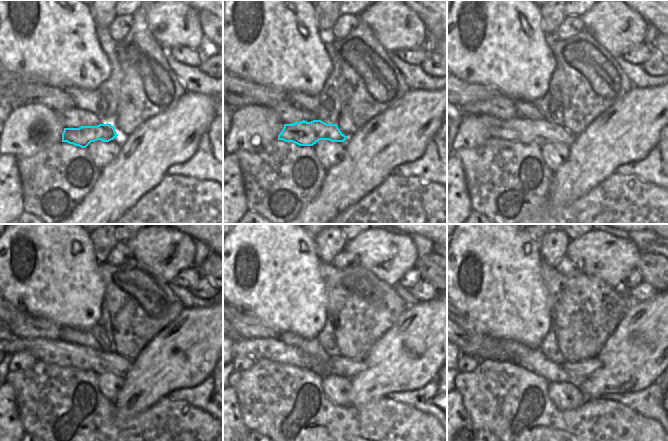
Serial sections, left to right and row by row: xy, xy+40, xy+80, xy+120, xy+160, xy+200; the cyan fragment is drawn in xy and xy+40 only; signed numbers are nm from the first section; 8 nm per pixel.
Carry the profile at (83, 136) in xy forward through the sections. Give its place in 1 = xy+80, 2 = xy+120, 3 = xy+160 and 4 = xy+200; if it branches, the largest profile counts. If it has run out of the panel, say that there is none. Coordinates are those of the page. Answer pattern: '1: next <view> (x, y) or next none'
1: next xy+80 (539, 132)
2: next xy+120 (57, 352)
3: next xy+160 (272, 349)
4: next xy+200 (584, 368)

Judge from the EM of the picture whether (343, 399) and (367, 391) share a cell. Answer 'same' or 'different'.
different

